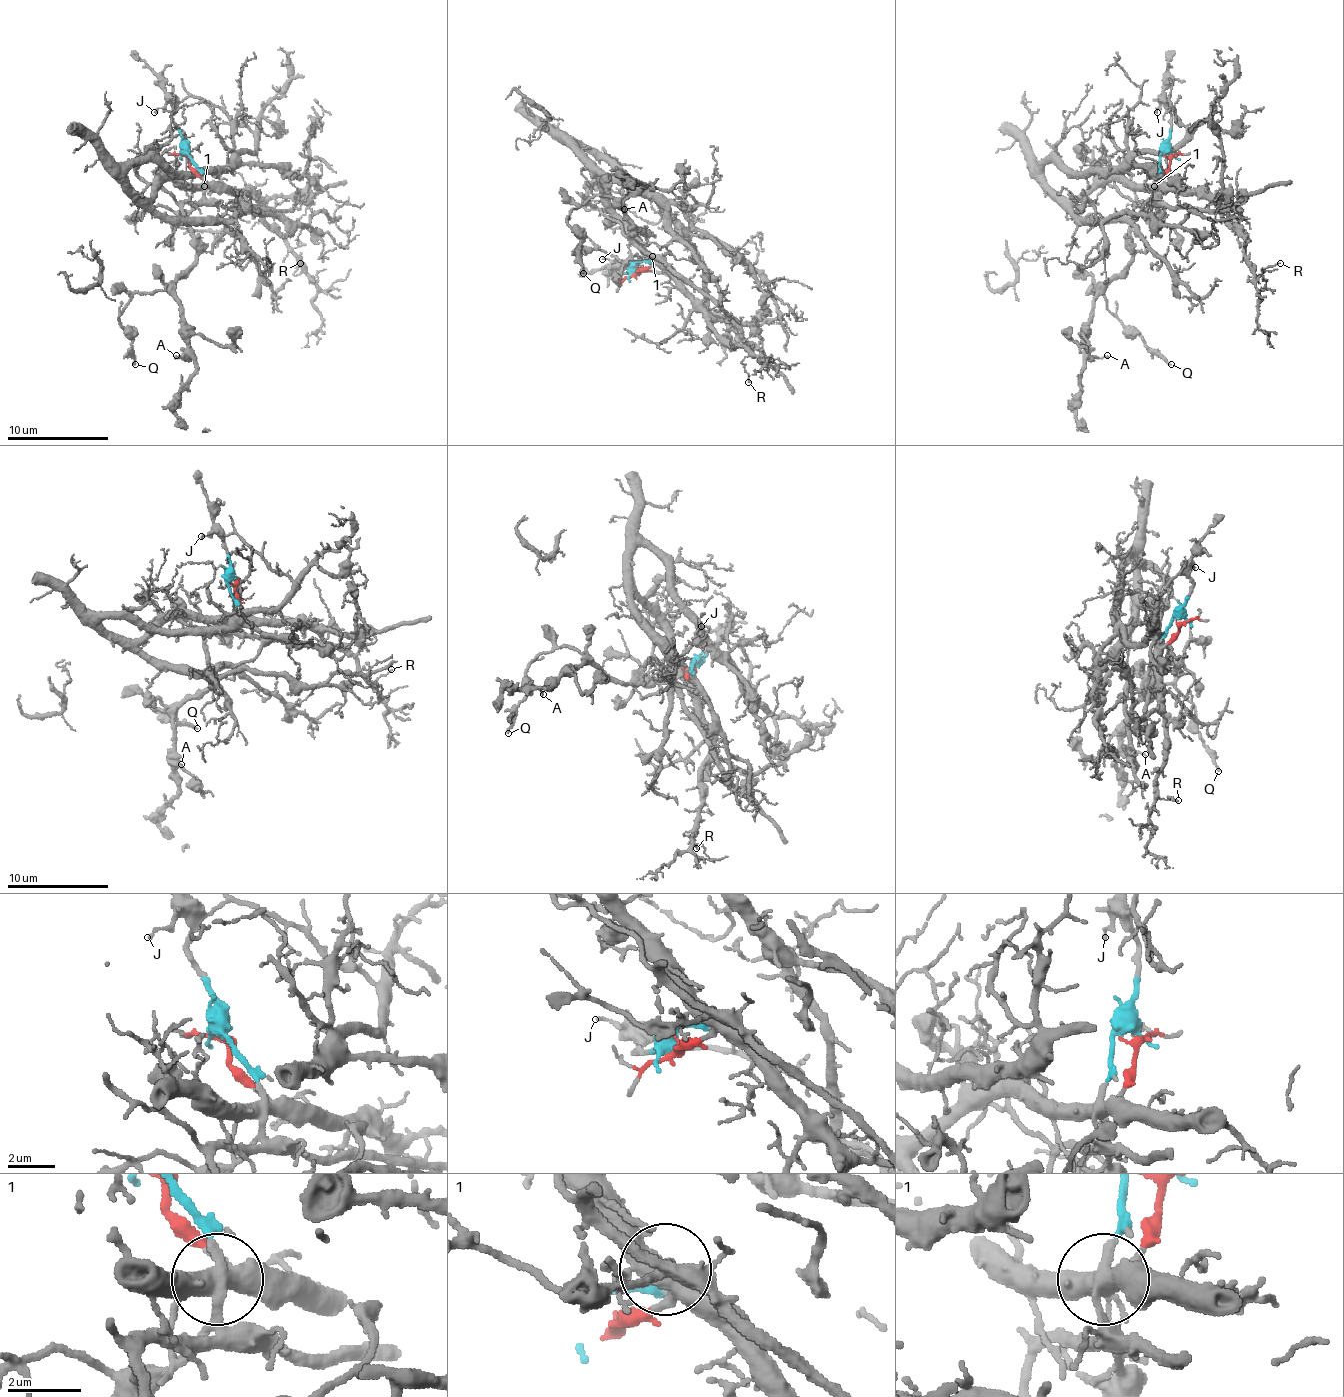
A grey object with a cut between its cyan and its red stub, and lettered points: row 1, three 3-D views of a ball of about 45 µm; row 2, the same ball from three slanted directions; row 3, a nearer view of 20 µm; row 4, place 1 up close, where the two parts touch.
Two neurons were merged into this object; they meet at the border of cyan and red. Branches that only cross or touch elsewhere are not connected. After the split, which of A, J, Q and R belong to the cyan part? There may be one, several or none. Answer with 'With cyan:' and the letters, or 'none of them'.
With cyan: A, J, Q

